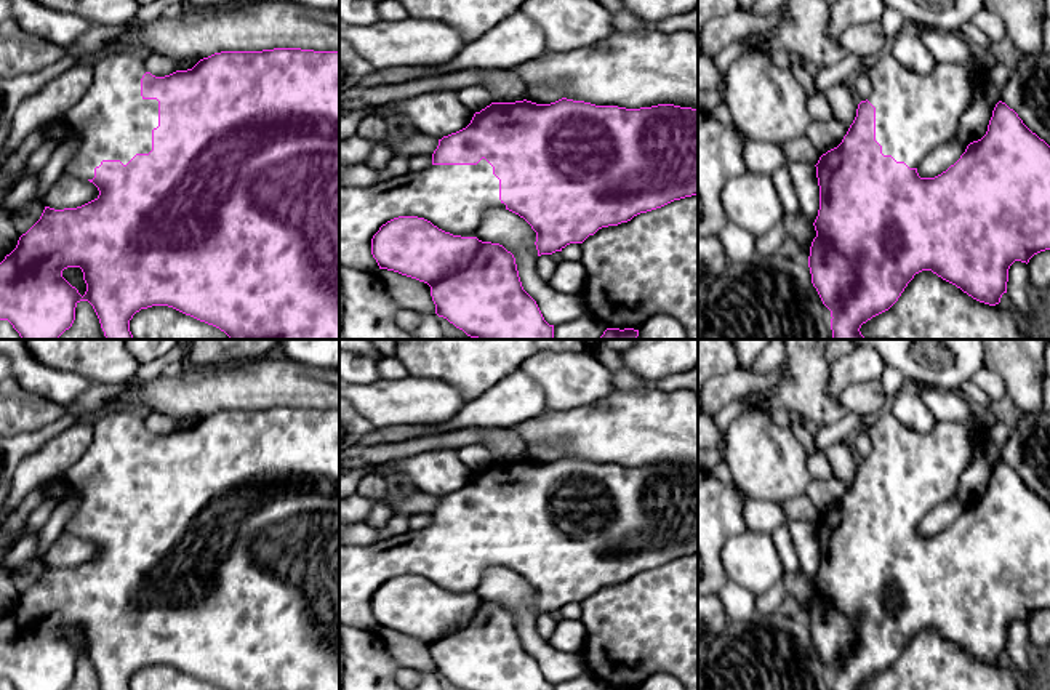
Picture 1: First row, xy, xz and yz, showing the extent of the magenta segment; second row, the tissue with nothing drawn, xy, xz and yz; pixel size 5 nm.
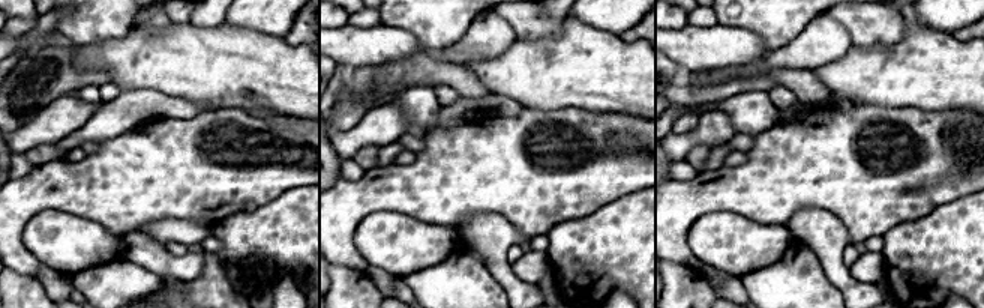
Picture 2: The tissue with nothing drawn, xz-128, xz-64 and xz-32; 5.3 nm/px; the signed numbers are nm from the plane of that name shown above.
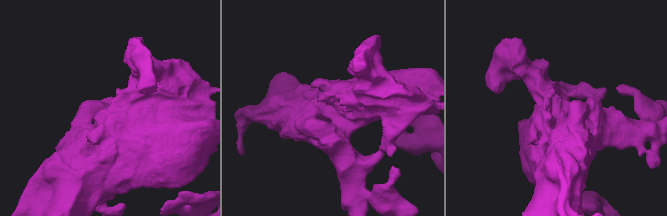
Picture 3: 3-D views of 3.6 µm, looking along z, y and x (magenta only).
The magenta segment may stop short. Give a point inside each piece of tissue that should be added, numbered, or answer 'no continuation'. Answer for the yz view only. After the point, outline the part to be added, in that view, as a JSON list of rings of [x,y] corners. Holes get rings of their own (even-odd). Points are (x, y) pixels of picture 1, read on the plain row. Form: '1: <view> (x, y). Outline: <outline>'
1: yz (914, 473). Outline: [[[885,408],[869,421],[866,431],[871,440],[868,459],[876,466],[876,499],[884,514],[892,514],[909,527],[919,527],[930,511],[957,495],[959,479],[975,459],[975,437],[964,423],[936,423],[930,432],[919,434]]]

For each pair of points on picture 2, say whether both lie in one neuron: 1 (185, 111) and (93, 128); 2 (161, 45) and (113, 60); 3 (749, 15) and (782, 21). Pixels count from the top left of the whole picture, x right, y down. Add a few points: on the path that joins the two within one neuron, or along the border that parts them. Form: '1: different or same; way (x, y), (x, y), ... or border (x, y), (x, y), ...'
1: same; way (162, 107), (132, 107), (116, 117)
2: same; way (149, 57), (146, 60), (125, 60)
3: same; way (756, 15), (774, 15)

